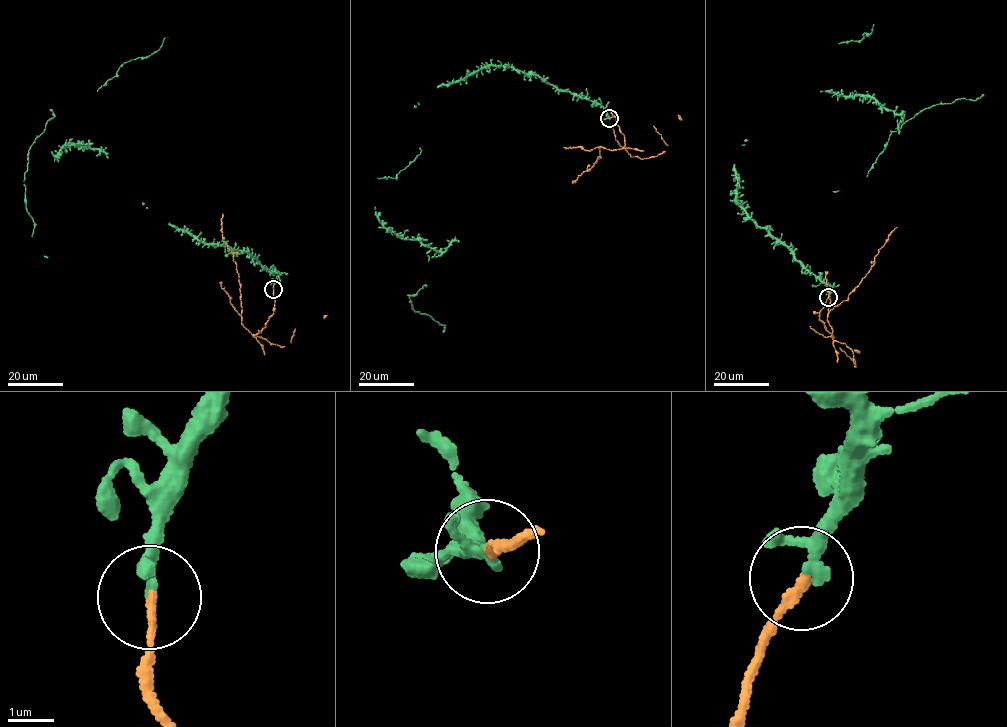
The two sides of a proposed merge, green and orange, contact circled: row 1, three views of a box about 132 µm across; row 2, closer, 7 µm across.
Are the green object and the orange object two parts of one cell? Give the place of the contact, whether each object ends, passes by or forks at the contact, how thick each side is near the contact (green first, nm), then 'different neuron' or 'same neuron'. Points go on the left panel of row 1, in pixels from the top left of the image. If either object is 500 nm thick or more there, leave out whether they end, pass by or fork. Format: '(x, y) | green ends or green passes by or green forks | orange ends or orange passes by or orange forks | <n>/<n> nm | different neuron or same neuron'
(273, 289) | green passes by | orange ends | 190/180 nm | different neuron

